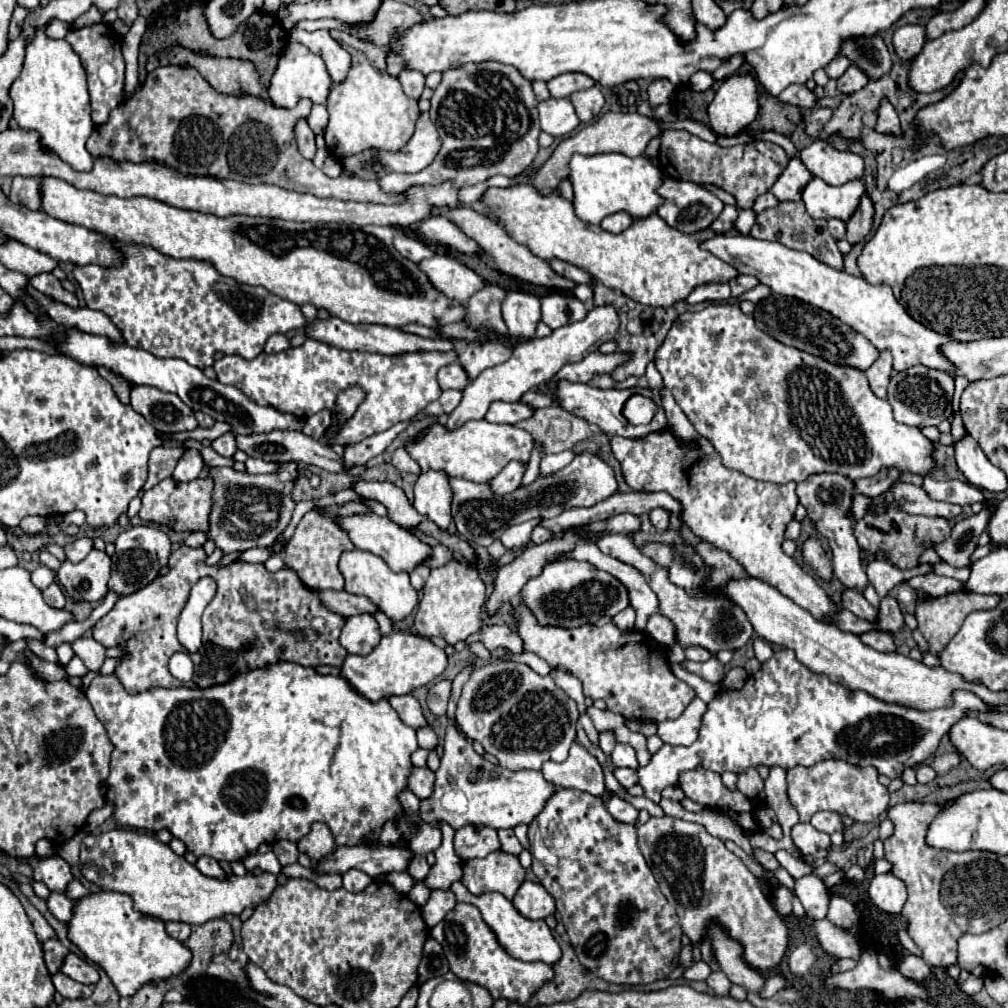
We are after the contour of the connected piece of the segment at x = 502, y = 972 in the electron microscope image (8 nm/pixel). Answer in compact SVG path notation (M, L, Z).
M457 904L435 928L431 928L431 936L443 946L449 970L463 982L473 982L487 988L493 1000L505 998L525 1006L531 996L555 976L553 968L547 964L525 964L505 952L495 932L483 922L481 912L473 904Z

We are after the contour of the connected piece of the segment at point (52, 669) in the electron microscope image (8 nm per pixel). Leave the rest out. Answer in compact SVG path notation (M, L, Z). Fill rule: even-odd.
M25 650L23 652L23 656L49 680L49 682L59 682L59 680L67 680L67 672L65 672L65 668L61 666L61 664L51 664L51 662L45 662L45 660L41 660L41 658L37 658L33 652L29 652L29 650Z

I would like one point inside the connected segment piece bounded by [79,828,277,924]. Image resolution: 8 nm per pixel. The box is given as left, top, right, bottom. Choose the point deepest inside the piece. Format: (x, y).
(163, 885)

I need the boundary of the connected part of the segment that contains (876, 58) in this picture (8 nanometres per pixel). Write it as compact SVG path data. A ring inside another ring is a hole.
M879 34L875 36L859 36L859 38L847 38L839 54L851 60L851 66L857 66L861 72L869 76L869 80L879 80L893 68L893 56L889 54L883 38Z

